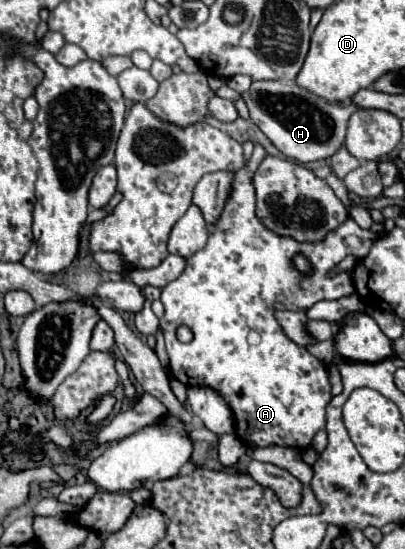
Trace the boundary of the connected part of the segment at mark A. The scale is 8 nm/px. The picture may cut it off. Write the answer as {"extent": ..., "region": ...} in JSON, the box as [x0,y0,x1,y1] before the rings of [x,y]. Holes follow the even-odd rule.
{"extent":[159,144,375,450],"region":[[[255,144],[253,156],[245,162],[241,170],[233,174],[225,208],[213,224],[205,248],[187,258],[187,268],[183,270],[183,274],[161,290],[165,316],[159,322],[165,334],[171,374],[185,386],[207,386],[225,396],[235,414],[235,432],[243,442],[251,446],[293,446],[301,450],[311,446],[313,436],[321,428],[325,428],[325,408],[331,402],[331,382],[327,368],[313,354],[299,354],[299,346],[293,344],[285,334],[259,334],[259,344],[249,344],[247,336],[251,330],[259,330],[257,326],[263,326],[263,318],[273,318],[277,310],[305,311],[321,300],[339,300],[343,296],[351,296],[355,292],[351,276],[347,272],[329,276],[329,272],[347,254],[367,256],[375,234],[371,230],[359,228],[357,222],[351,222],[353,218],[331,230],[325,240],[319,242],[297,242],[291,236],[279,236],[265,228],[265,224],[261,224],[255,214],[253,186],[253,174],[265,156],[265,148],[261,144]],[[297,252],[305,254],[311,260],[311,276],[303,276],[291,266],[291,258]],[[179,326],[187,326],[193,330],[193,340],[189,344],[181,344],[177,340]]]}

